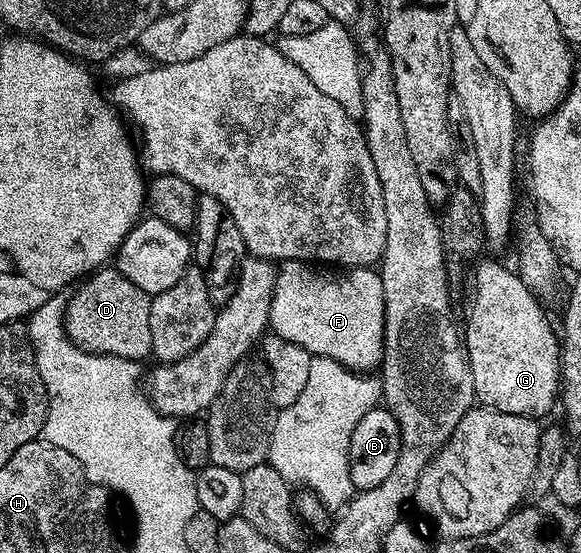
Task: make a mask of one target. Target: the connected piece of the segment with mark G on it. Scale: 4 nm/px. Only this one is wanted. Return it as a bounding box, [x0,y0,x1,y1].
[463,262,561,420]

